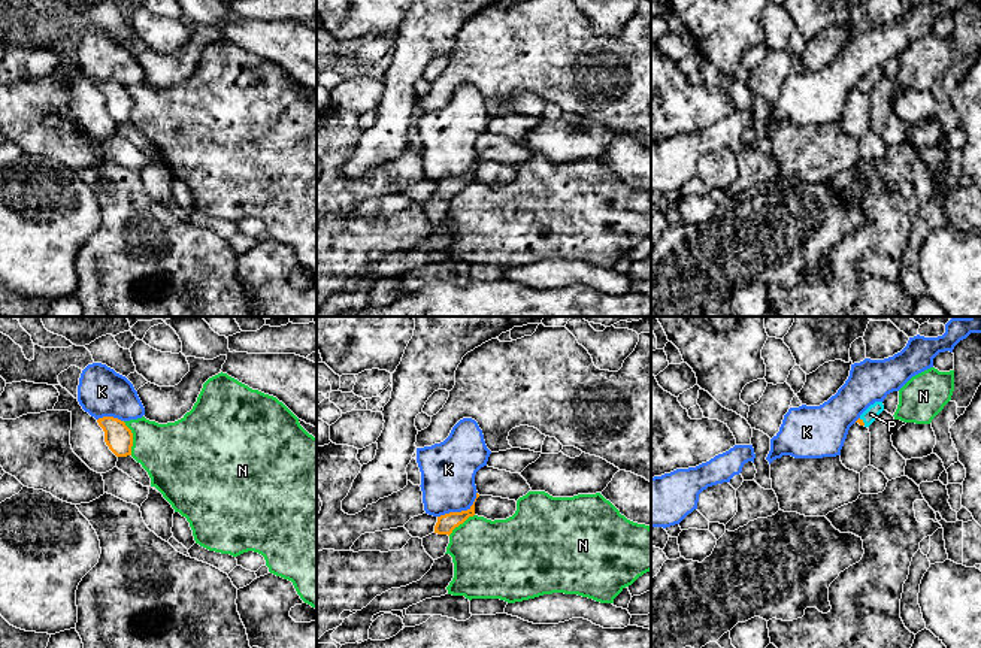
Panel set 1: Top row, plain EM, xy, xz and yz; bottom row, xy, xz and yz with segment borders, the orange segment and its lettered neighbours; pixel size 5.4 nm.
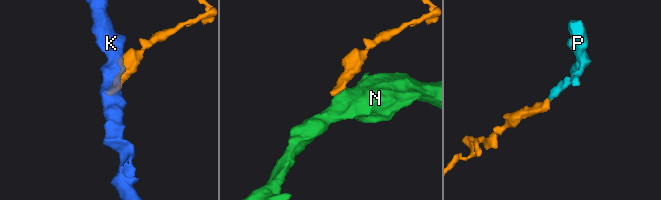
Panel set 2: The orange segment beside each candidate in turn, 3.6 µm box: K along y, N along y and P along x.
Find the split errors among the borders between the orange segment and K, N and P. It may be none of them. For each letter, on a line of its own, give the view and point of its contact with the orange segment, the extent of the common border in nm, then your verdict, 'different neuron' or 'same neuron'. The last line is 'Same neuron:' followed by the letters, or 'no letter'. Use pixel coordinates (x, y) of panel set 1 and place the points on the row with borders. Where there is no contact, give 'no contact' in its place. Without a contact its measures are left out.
K: contact xz (462, 511); length 260 nm; different neuron
N: contact xy (132, 438); length 190 nm; different neuron
P: contact yz (862, 421); length 50 nm; same neuron
Same neuron: P

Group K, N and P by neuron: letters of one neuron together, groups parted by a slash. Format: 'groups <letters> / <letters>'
groups K / N / P

